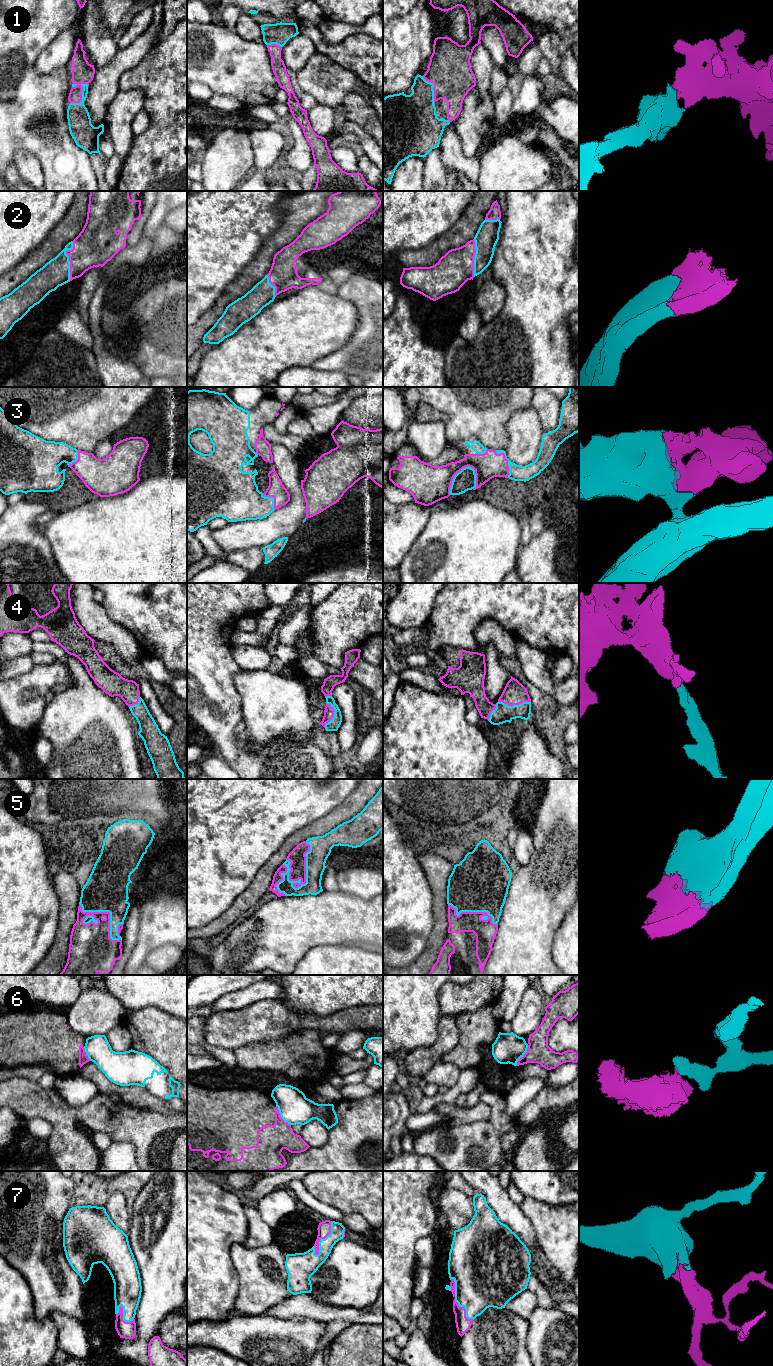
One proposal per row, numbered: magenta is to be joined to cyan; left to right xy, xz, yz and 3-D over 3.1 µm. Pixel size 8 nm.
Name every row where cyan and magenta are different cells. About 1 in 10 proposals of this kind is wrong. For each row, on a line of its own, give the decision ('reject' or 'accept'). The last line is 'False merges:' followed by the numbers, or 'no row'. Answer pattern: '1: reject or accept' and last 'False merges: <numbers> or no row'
1: accept
2: accept
3: accept
4: accept
5: accept
6: reject
7: accept
False merges: 6

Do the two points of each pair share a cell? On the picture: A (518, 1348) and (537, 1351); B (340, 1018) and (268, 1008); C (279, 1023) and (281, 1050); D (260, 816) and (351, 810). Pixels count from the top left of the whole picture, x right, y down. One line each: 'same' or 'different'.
A: different
B: same
C: different
D: different

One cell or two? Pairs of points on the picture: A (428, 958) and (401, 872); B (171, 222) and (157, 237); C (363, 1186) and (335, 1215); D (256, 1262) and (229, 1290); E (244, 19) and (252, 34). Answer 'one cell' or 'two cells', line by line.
A: two cells
B: two cells
C: two cells
D: two cells
E: one cell

